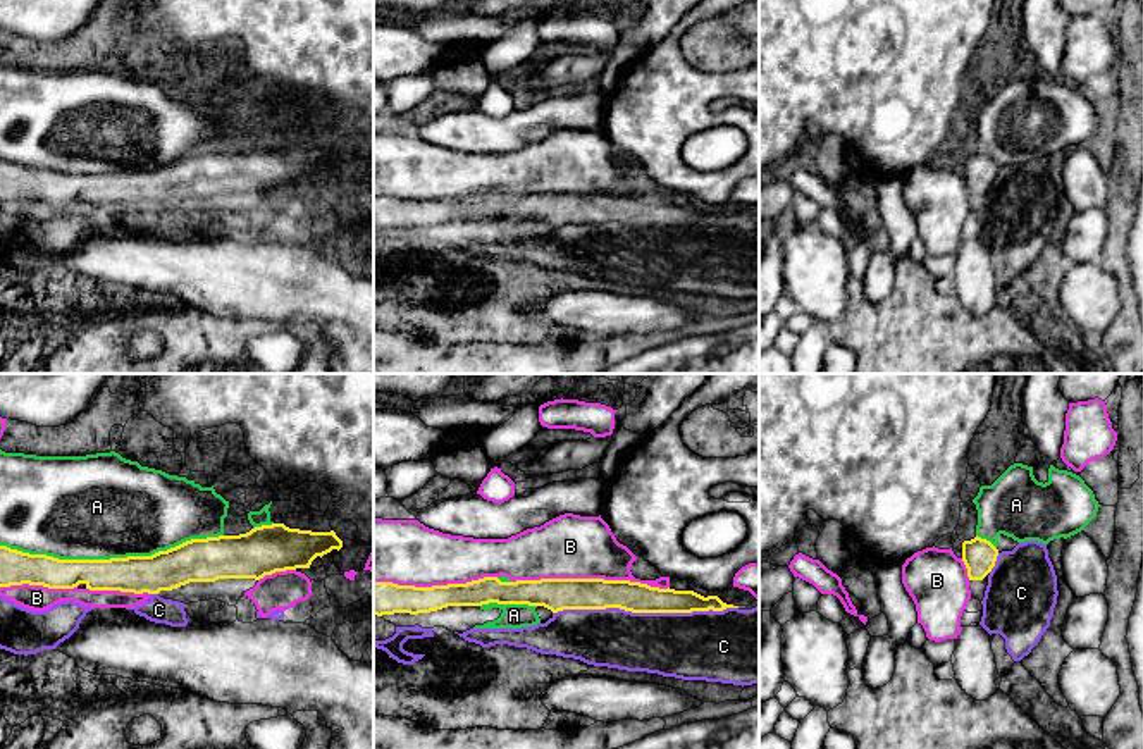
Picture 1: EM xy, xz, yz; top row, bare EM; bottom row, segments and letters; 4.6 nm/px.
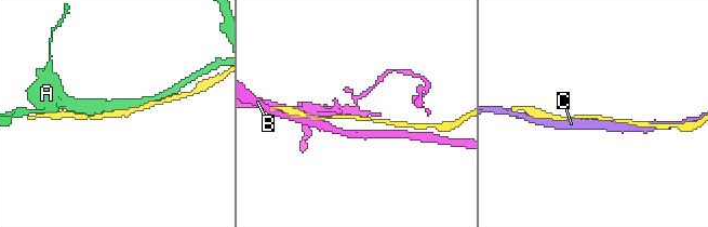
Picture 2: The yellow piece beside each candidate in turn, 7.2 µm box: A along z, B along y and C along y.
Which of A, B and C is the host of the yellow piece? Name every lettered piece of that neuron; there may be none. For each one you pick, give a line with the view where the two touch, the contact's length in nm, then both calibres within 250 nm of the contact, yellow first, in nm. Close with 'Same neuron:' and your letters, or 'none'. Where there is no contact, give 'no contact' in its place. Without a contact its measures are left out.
C: contact in xz; length 850 nm; calibres 140 and 300 nm
Same neuron: C

